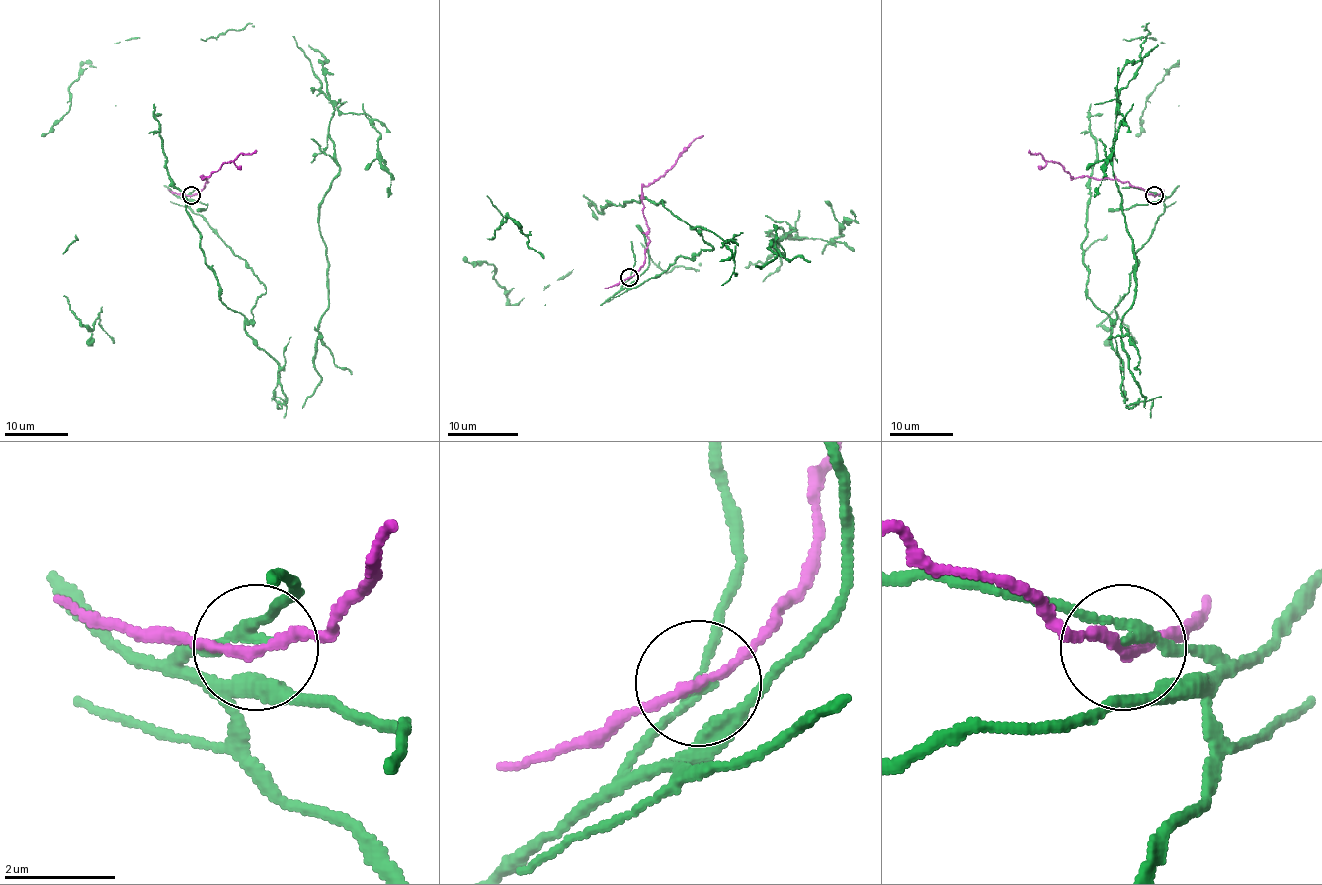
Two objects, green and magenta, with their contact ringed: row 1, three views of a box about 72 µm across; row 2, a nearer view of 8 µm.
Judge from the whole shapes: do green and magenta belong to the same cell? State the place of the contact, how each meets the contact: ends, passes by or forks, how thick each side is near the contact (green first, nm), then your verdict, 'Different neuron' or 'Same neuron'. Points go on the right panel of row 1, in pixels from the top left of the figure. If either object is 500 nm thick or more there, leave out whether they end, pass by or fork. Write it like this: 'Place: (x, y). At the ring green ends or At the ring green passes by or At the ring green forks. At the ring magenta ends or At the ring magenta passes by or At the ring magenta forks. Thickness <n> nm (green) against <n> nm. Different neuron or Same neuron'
Place: (1154, 195). At the ring green passes by. At the ring magenta passes by. Thickness 140 nm (green) against 160 nm. Different neuron

